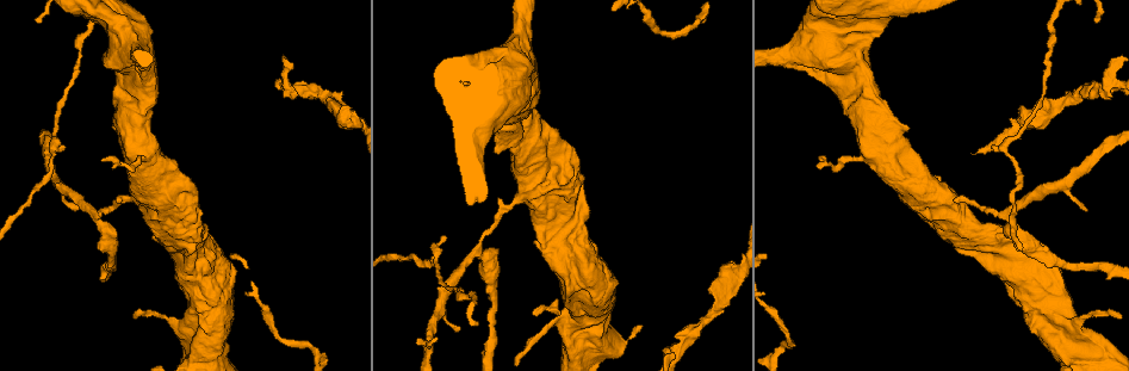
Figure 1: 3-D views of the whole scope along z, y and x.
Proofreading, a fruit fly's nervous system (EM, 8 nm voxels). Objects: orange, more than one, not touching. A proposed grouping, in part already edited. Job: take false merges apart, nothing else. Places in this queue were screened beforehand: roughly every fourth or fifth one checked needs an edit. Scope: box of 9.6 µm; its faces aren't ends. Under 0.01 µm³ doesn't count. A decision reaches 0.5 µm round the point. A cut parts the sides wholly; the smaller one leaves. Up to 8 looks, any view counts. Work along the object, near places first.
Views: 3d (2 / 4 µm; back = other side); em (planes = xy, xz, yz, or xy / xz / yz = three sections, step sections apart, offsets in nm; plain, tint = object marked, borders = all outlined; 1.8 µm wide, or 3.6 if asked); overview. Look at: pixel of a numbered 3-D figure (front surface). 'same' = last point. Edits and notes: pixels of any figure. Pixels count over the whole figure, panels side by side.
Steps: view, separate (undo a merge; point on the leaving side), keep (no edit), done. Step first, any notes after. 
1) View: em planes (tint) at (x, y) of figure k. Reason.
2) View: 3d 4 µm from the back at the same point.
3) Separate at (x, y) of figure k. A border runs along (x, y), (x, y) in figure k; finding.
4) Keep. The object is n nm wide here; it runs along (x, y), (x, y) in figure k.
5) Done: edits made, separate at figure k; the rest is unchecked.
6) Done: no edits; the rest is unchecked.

View: 3d 2 µm at (667, 351) of figure 1.

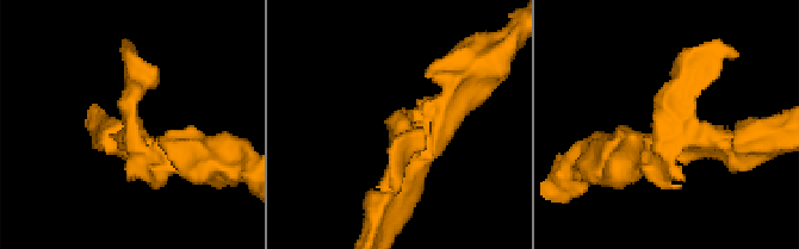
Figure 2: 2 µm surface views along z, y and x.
View: em planes (borders) at (138, 135) of figure 2. Shape alone is not enough.

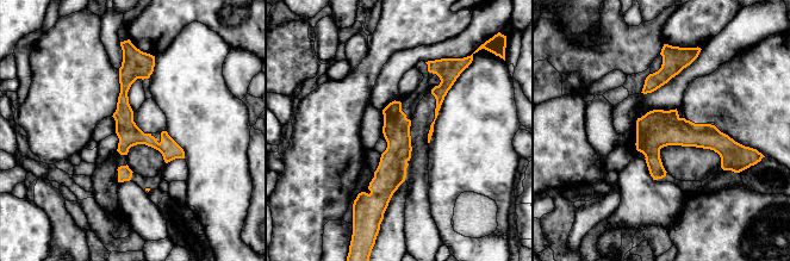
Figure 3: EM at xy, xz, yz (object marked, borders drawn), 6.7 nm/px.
Keep. Continuous, no second cell.

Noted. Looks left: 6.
View: em planes (plain) at (724, 294) of figure 1. Sudden change in width.

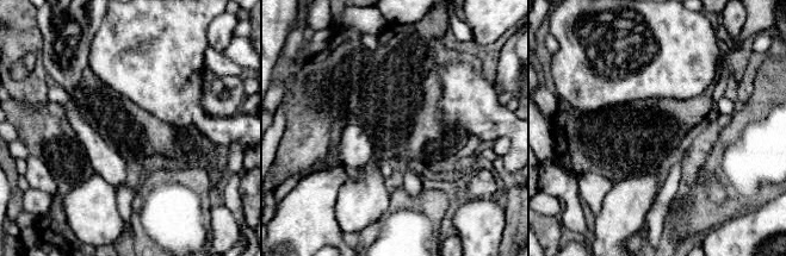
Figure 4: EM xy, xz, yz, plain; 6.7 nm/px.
View: em planes (tint) at the same point. Where the object lies.

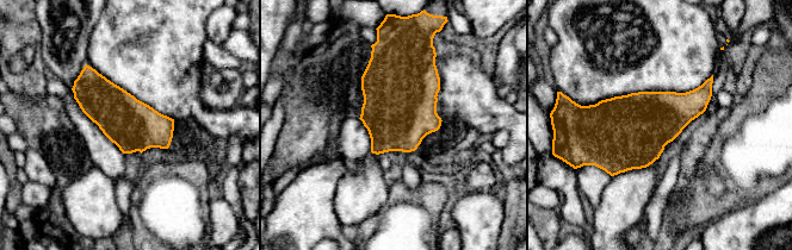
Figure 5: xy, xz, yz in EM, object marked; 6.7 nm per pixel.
Keep. The object is 340 nm wide here; all the same cell.

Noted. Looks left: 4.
View: em 3.6 µm planes (tint) at (1002, 214) of figure 1. Small branch off a trunk.

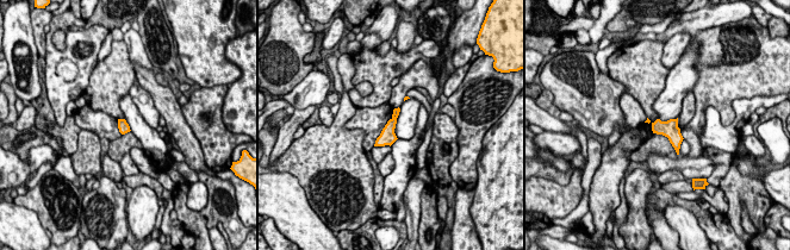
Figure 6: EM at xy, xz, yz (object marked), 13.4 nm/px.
Separate at (387, 135) of figure 6. A border runs along (392, 117), (396, 119) in figure 6; a second cell is stuck on.

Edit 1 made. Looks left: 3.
Done: edits made, separate at figure 6; the rest is unchecked.

